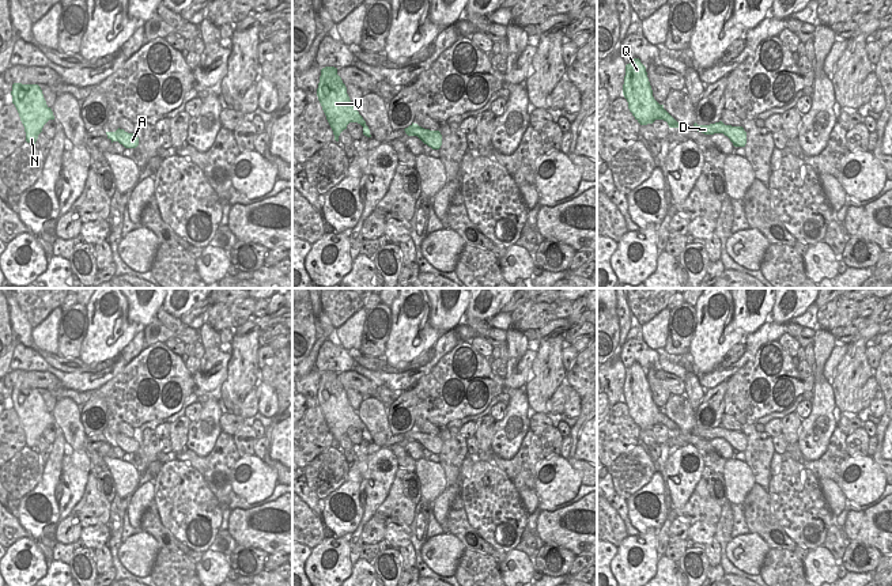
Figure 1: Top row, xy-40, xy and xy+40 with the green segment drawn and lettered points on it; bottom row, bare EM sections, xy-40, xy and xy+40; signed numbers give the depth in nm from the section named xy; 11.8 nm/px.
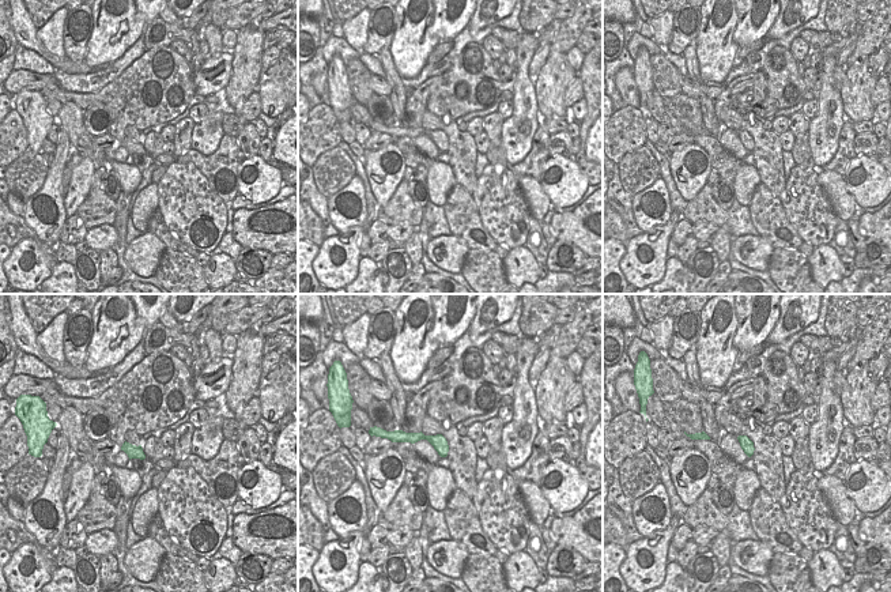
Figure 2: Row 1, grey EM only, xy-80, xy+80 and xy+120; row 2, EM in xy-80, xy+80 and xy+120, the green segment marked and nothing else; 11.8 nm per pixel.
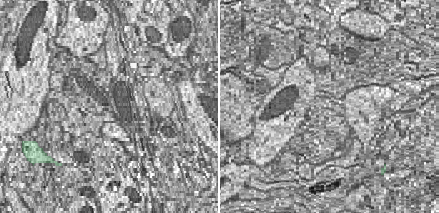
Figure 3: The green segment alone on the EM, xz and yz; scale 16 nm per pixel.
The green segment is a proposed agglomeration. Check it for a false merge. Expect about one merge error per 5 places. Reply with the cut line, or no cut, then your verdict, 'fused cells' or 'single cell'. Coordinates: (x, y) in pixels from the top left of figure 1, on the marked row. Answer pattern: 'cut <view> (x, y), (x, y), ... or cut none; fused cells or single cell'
cut none; single cell

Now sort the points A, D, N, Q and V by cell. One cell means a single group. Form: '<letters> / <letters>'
A D N Q V

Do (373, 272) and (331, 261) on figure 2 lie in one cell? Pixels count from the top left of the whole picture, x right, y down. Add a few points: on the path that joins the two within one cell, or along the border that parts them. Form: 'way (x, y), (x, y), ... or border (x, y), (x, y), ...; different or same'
border (362, 257), (358, 266), (358, 275), (354, 279); different

